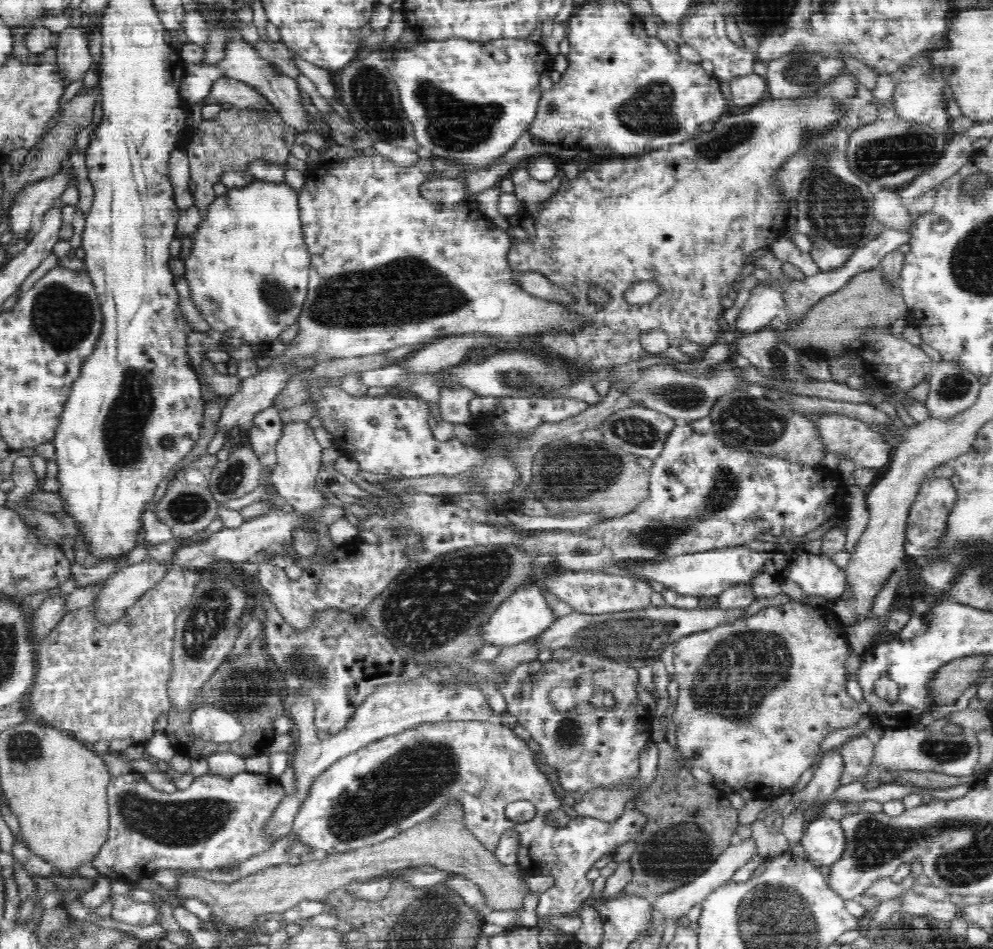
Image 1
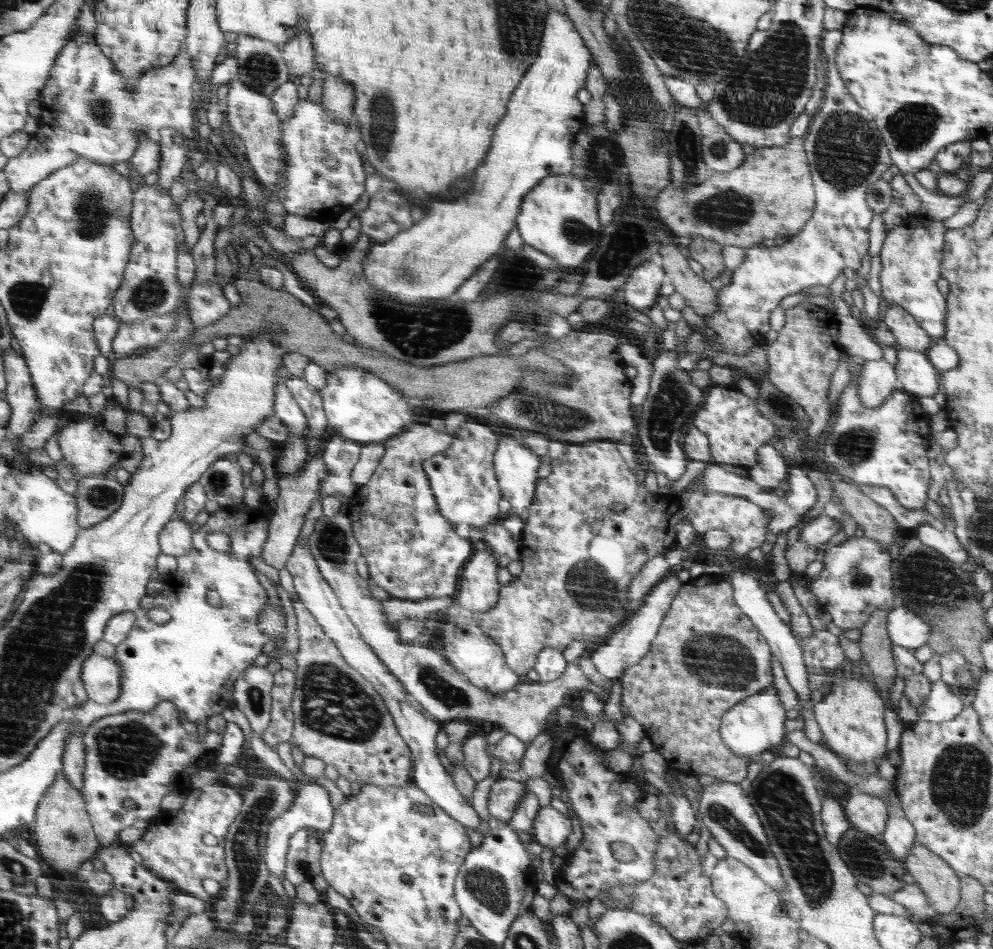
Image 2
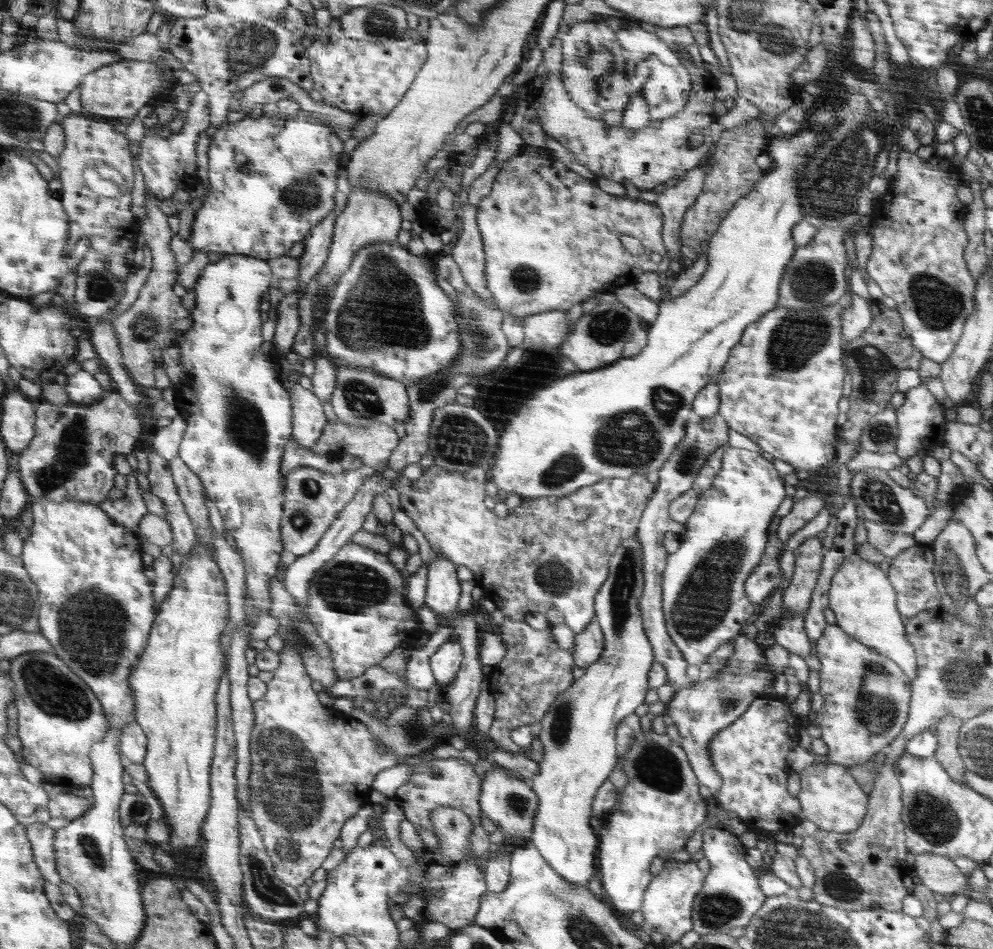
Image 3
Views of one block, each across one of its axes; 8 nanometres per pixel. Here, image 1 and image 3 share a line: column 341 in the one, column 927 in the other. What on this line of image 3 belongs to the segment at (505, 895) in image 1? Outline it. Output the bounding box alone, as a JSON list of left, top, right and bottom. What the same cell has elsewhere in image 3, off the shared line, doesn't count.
[912,854,968,897]

